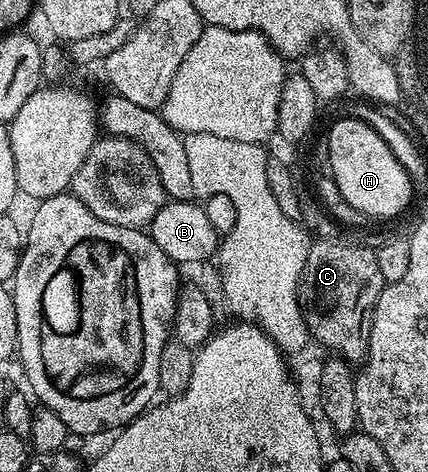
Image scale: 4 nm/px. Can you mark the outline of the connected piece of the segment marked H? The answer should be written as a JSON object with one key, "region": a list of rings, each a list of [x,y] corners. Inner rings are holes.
{"region":[[[334,119],[330,136],[324,140],[328,170],[342,200],[351,212],[371,215],[374,219],[390,219],[412,203],[412,188],[408,173],[380,137],[380,133],[361,120]]]}

